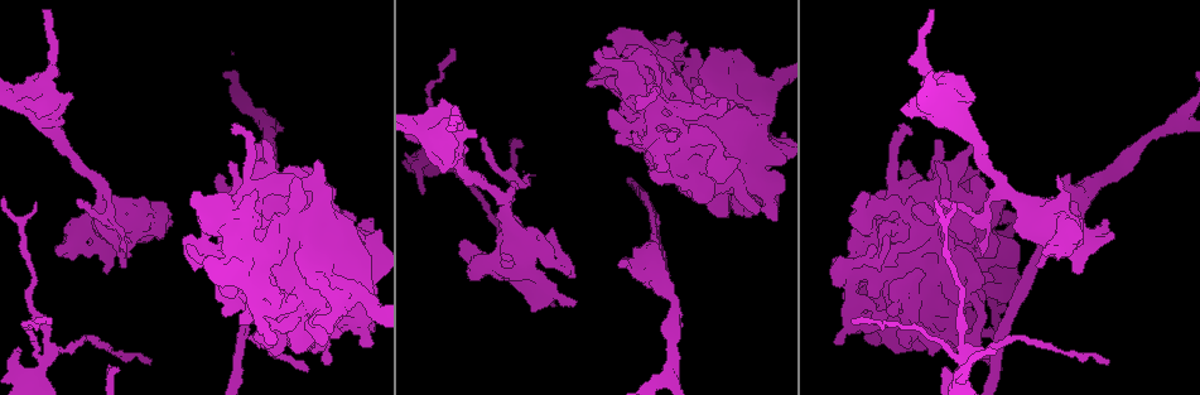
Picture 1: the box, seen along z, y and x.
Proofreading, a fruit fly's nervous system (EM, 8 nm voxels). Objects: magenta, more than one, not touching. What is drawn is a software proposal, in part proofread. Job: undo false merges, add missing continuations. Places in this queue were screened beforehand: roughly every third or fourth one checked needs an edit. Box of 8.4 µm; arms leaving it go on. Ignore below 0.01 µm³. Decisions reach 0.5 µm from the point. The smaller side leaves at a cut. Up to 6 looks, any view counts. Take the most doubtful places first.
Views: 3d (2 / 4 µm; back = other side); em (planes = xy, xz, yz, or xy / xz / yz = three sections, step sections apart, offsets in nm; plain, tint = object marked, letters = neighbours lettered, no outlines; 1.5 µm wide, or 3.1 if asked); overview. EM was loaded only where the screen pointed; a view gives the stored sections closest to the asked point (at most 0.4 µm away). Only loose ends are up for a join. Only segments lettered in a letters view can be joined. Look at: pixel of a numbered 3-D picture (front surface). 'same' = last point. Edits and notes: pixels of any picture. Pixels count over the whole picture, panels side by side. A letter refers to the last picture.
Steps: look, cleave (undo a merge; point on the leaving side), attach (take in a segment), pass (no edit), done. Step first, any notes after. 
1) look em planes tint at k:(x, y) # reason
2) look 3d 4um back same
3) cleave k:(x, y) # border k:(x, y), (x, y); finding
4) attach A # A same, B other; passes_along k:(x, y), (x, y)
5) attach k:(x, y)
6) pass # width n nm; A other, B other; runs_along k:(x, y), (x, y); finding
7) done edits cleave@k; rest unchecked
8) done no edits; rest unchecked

look em planes letters at 1:(555, 305) # long arm stops here

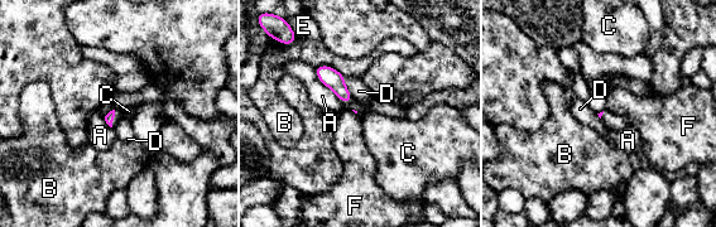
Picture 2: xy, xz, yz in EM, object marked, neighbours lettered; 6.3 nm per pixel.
pass # A other, B other, C other, D other, E other, F other; border 2:(344, 77), (344, 85), (354, 98); none of them fits

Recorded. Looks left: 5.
look 3d 4um at 1:(36, 203) # thin end

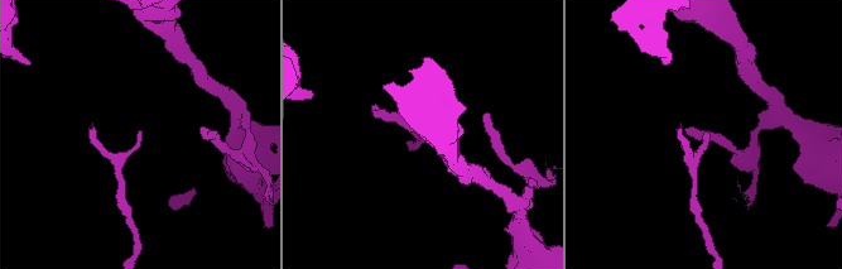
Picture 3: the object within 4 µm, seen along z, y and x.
look em planes letters at 3:(139, 131)

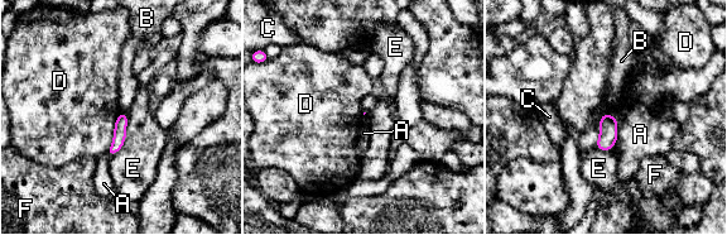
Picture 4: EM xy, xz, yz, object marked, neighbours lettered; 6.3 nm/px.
pass # longest_contact E 300 nm; A other, B other, C other, D other, E other, F other; none of them fits

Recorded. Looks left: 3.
look 3d 2um at 1:(52, 70) # calibre changes

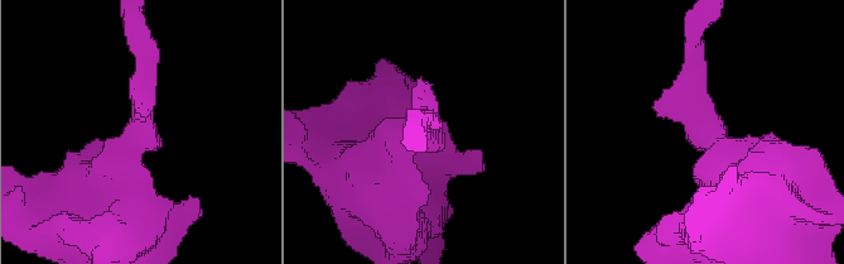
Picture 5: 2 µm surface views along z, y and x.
look em xz step 4 tint at 5:(709, 130)

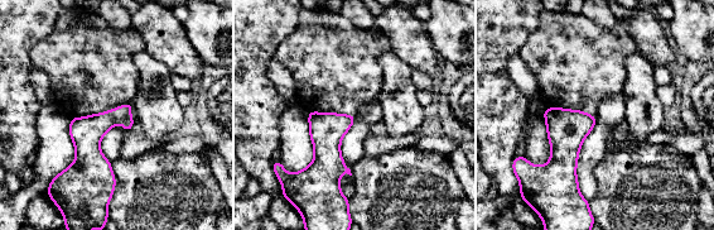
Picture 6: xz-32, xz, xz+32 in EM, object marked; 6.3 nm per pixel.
look em planes letters same

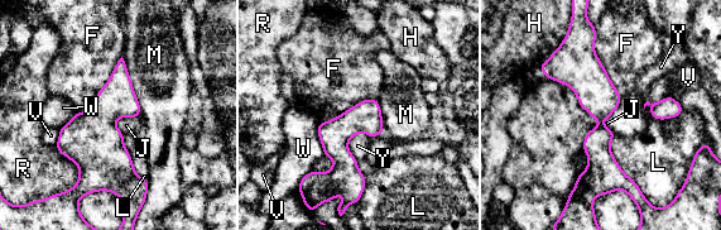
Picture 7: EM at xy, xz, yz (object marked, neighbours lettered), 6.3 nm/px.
pass # F other, H other, J other, L other, M other, R other, V other, W other, Y other; runs_along 7:(582, 22), (582, 71), (600, 99), (595, 171); continuous, no second neuron

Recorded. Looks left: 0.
done no edits; rest unchecked

